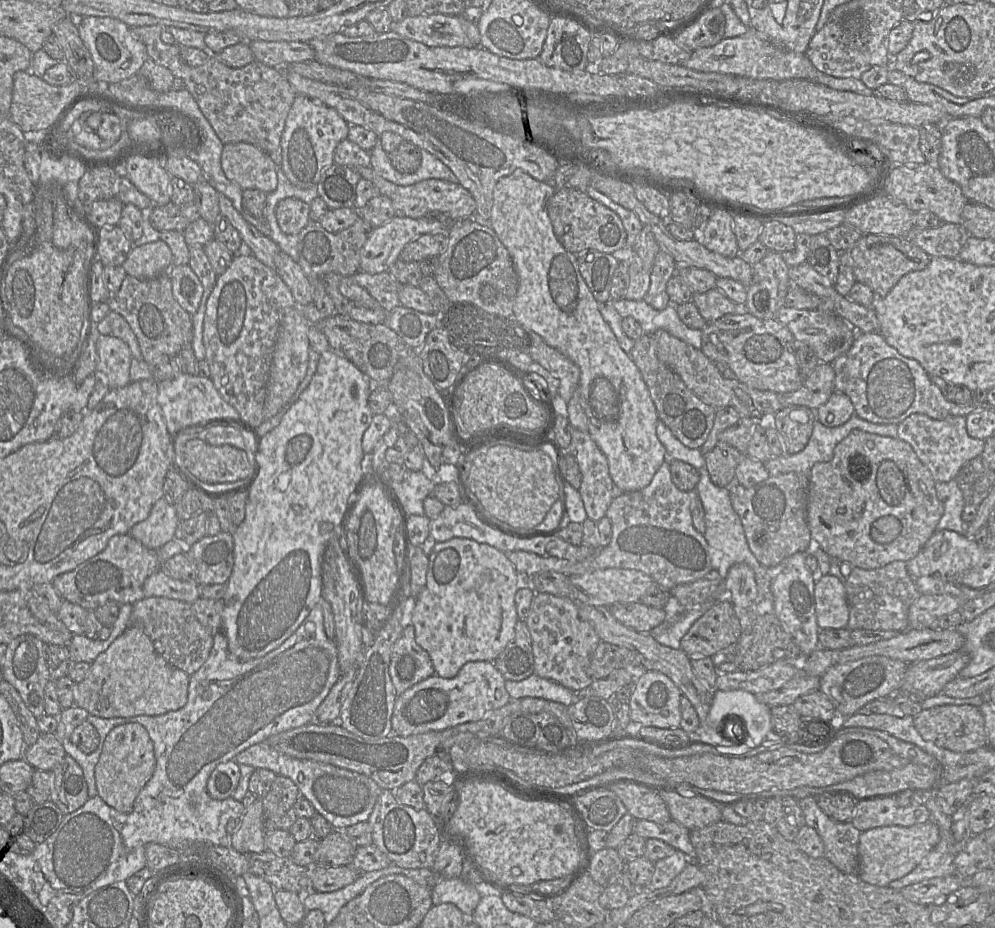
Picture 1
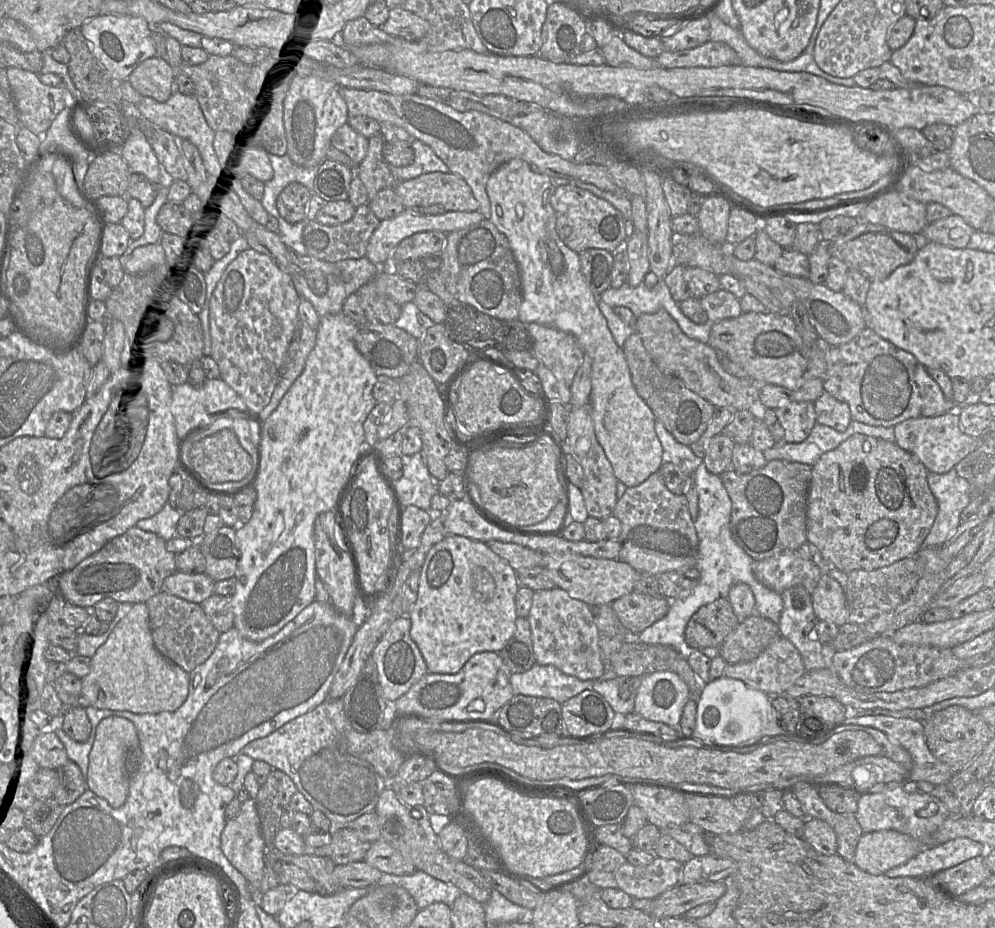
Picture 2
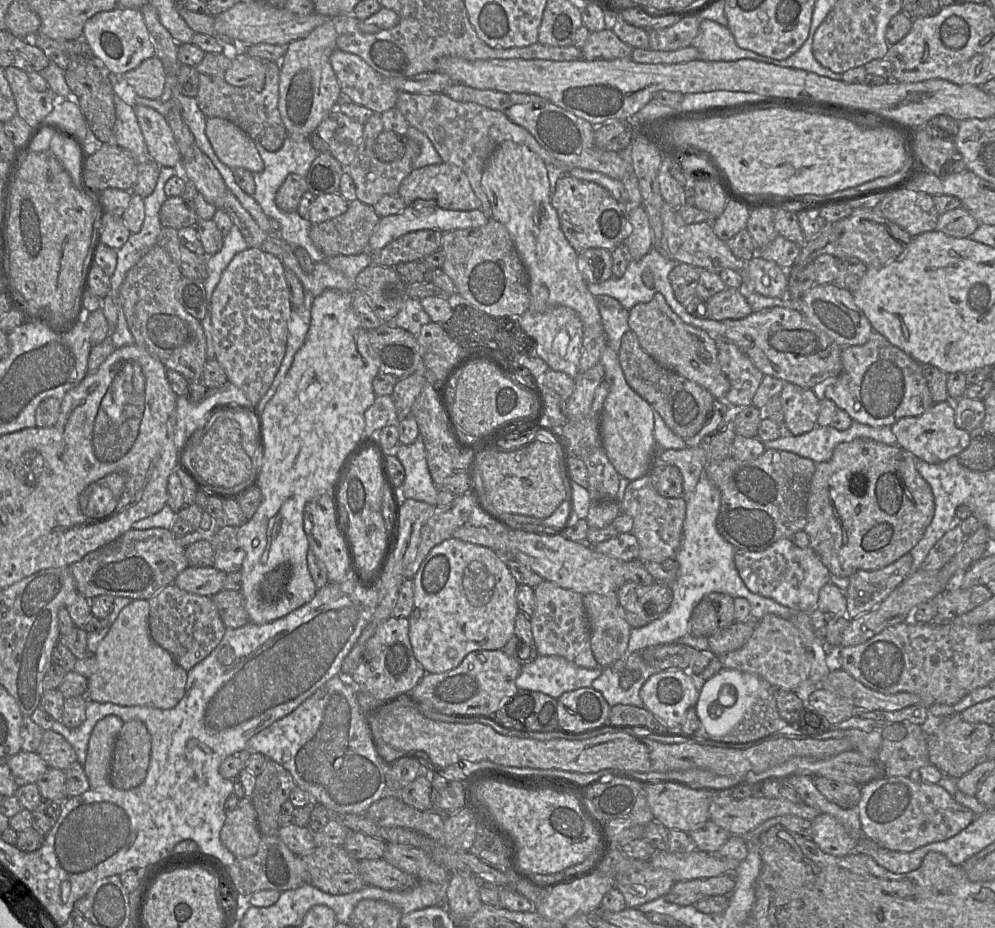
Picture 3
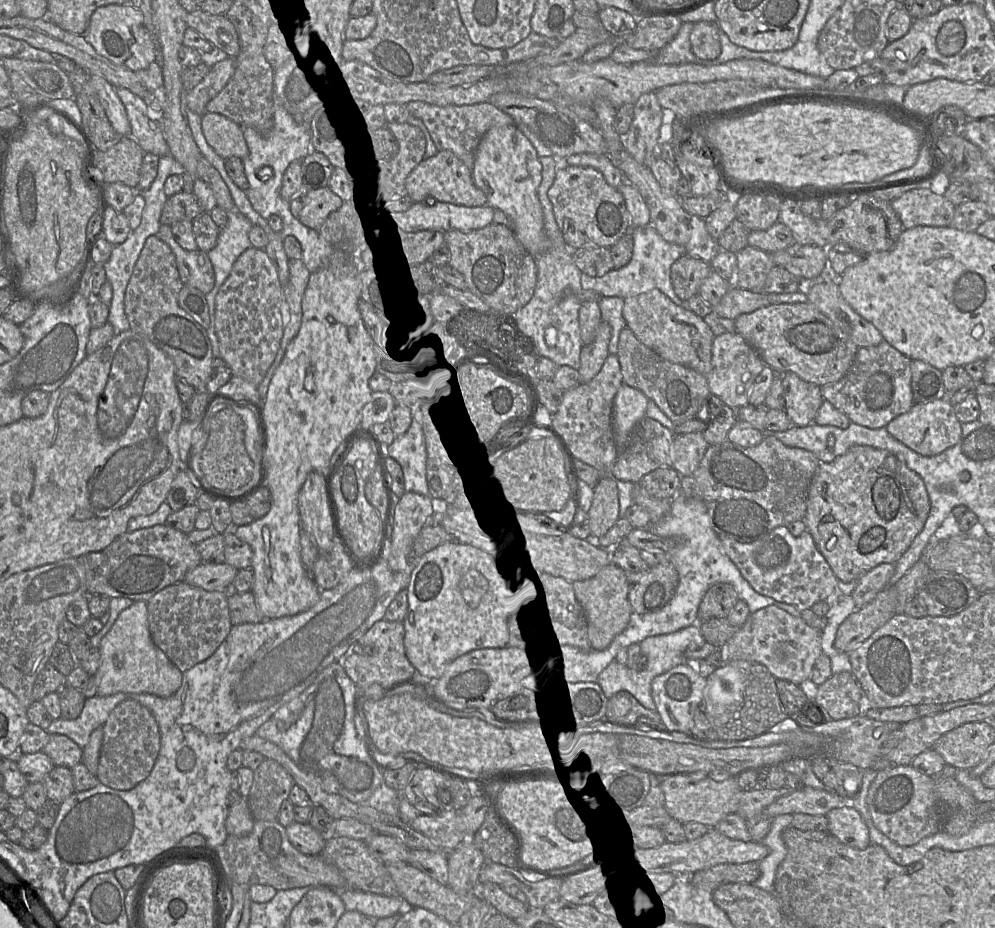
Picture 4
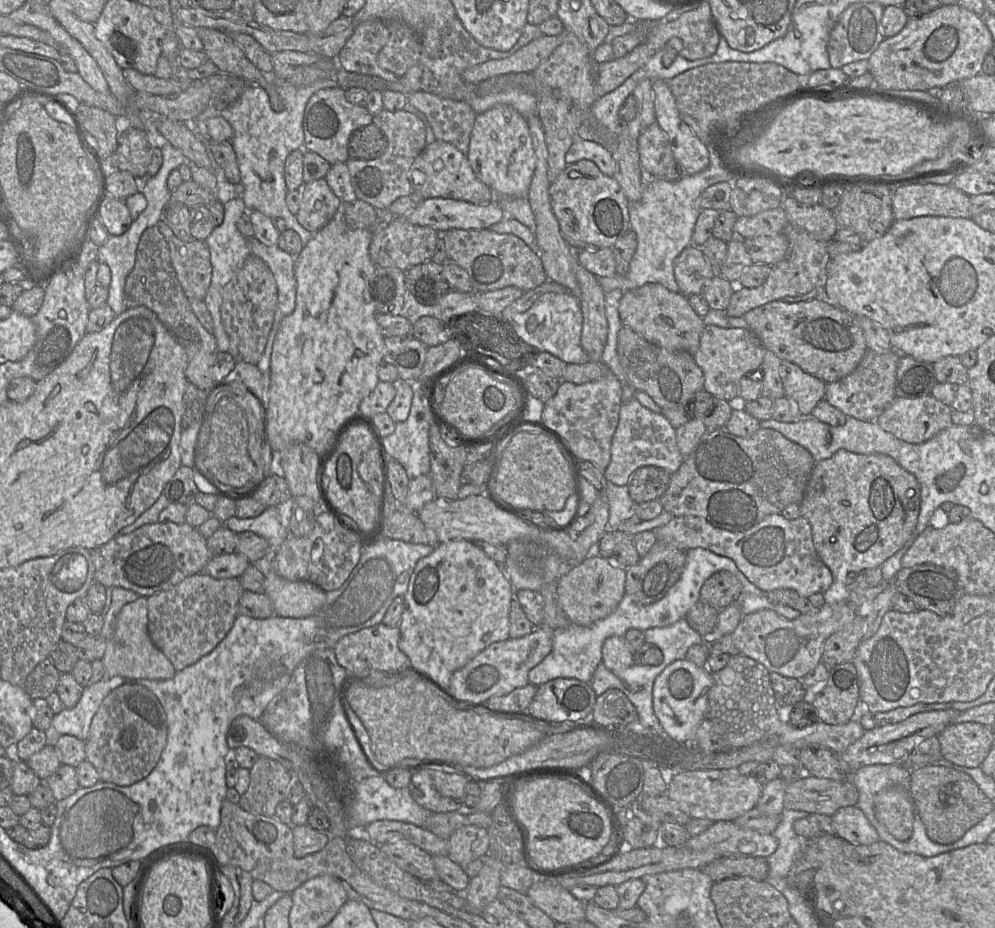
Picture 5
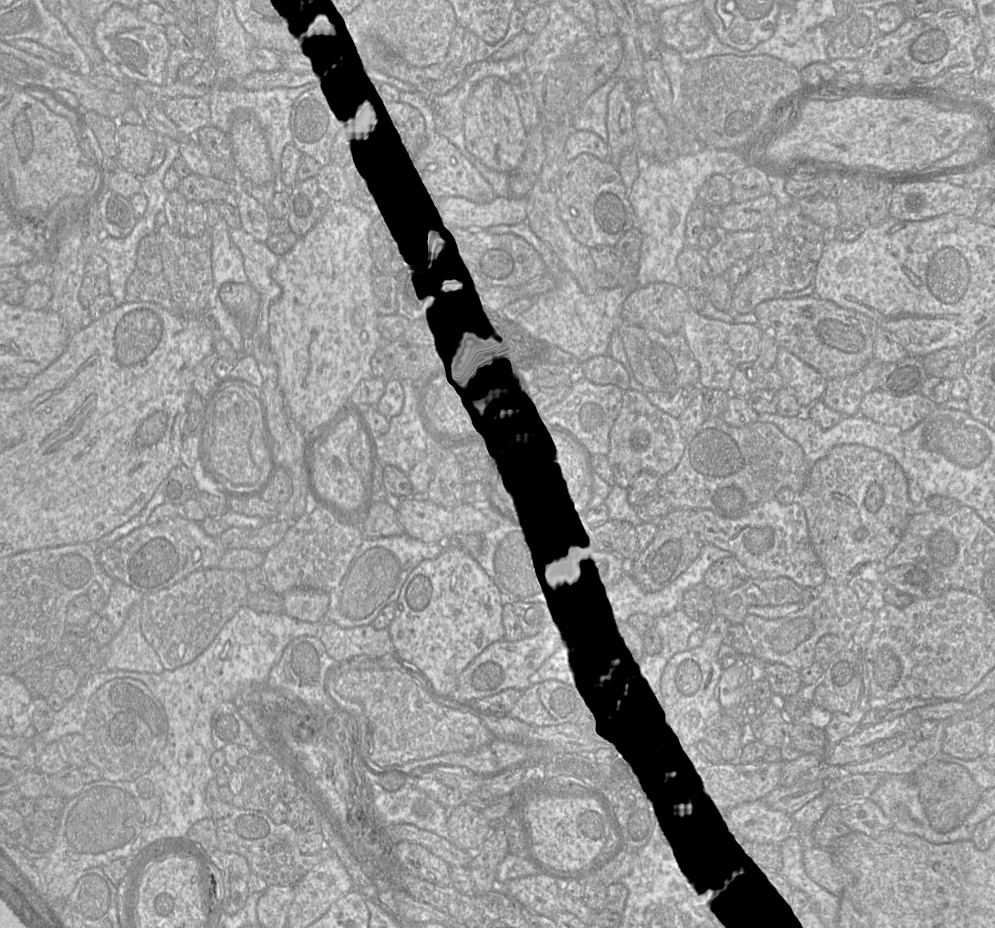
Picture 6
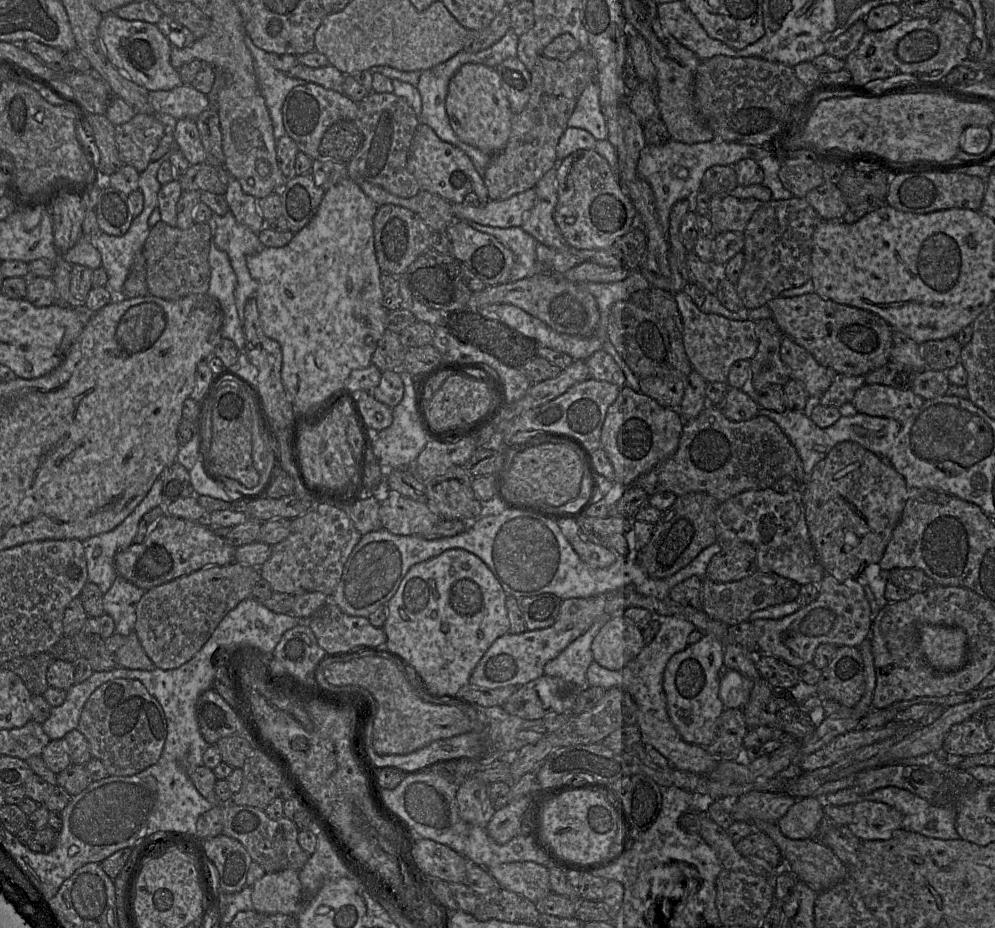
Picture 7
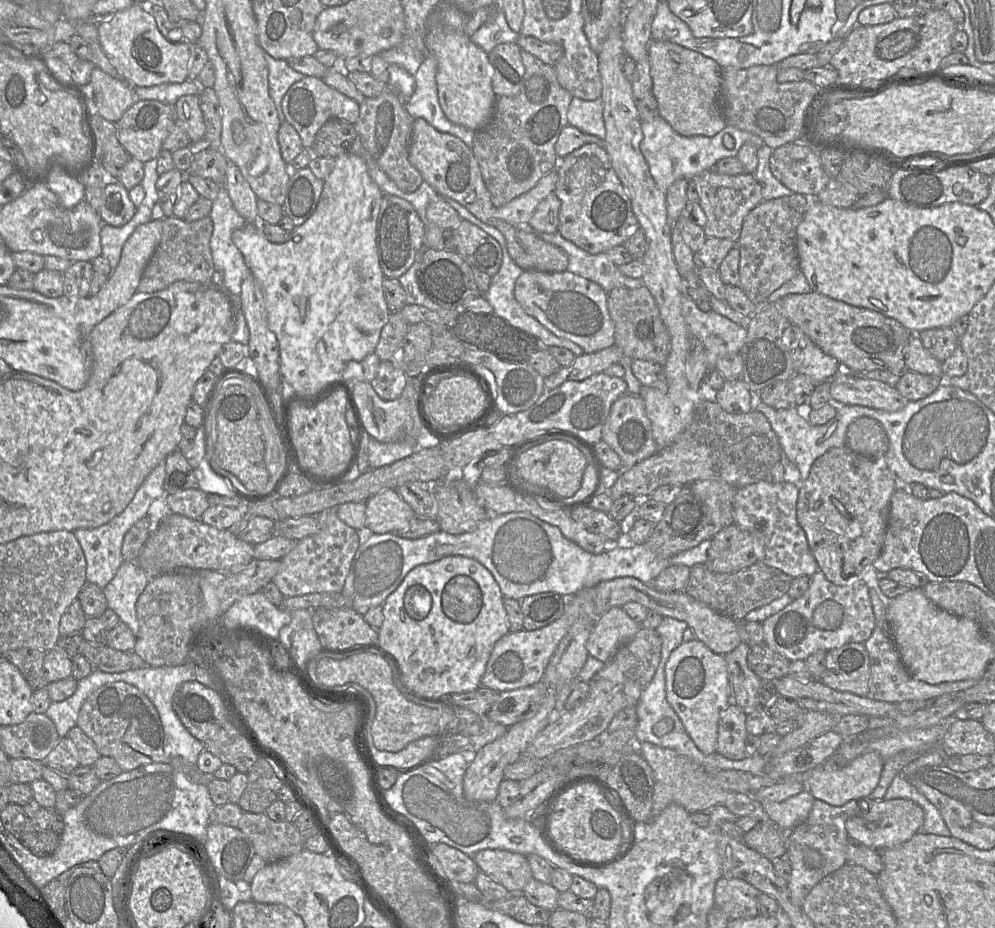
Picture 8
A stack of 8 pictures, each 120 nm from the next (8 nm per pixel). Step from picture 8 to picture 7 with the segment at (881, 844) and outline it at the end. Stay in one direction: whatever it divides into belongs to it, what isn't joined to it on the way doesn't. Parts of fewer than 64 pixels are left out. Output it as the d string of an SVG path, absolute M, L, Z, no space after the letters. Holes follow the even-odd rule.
M864 799L853 805L853 819L847 827L860 841L886 840L892 832L902 829L902 815L884 803Z

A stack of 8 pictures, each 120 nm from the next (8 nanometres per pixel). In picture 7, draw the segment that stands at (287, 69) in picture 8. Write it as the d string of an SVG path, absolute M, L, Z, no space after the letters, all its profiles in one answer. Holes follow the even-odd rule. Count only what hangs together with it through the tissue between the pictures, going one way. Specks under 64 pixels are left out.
M247 33L245 43L252 54L259 90L268 107L272 119L274 137L278 141L287 134L282 110L286 97L293 88L308 82L294 78L274 68L268 60L268 53L256 46Z

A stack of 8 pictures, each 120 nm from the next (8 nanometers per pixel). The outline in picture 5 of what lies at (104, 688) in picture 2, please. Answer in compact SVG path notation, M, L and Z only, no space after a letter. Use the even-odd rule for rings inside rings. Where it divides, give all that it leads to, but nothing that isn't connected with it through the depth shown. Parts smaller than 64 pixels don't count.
M140 596L136 601L126 604L120 611L113 636L108 641L102 658L105 668L104 680L115 676L129 680L169 680L176 670L170 660L152 642L148 633L147 598Z

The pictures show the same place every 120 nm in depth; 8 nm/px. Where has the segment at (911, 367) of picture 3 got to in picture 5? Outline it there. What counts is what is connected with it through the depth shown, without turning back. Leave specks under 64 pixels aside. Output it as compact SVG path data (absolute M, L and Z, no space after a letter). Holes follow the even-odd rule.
M868 349L852 373L837 382L826 384L824 400L846 416L861 421L876 421L895 398L896 371L900 355L895 350L881 354Z

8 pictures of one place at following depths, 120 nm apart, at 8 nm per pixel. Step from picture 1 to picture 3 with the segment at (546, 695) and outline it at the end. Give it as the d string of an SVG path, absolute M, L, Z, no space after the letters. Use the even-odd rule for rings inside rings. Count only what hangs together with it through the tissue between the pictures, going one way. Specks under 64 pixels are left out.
M538 655L535 660L522 666L516 686L518 690L541 692L558 699L565 692L590 688L602 672L600 666L585 669L561 656Z

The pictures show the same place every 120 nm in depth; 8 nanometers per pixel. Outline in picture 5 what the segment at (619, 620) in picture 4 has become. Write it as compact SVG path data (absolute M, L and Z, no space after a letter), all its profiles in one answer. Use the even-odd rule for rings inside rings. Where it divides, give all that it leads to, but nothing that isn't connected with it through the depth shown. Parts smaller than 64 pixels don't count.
M590 554L557 582L559 605L571 623L589 626L610 615L626 594L626 568L597 555Z

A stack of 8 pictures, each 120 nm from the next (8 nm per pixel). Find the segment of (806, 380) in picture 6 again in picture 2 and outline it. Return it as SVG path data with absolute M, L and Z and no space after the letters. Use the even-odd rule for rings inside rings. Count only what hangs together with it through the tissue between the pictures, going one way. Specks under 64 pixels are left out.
M790 402L779 406L776 415L784 429L784 442L801 443L805 441L816 424L813 402Z

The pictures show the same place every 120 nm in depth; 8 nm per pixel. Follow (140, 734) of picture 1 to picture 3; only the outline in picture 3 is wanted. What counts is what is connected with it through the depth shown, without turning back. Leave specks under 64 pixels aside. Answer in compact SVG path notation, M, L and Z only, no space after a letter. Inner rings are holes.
M115 715L99 720L91 733L84 771L90 789L102 788L110 784L110 768L117 736L124 721Z

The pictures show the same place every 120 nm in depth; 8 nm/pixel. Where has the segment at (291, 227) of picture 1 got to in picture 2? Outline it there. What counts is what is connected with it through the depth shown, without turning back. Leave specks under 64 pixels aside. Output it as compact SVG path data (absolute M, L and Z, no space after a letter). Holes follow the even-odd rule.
M293 182L278 195L276 207L282 218L294 224L306 219L310 198L311 192L307 187Z

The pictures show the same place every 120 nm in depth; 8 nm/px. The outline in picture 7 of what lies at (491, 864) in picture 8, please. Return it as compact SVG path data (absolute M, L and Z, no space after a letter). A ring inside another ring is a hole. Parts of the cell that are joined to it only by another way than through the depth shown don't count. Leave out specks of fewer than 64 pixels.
M535 862L502 863L486 869L500 887L533 903L551 892L549 869Z

